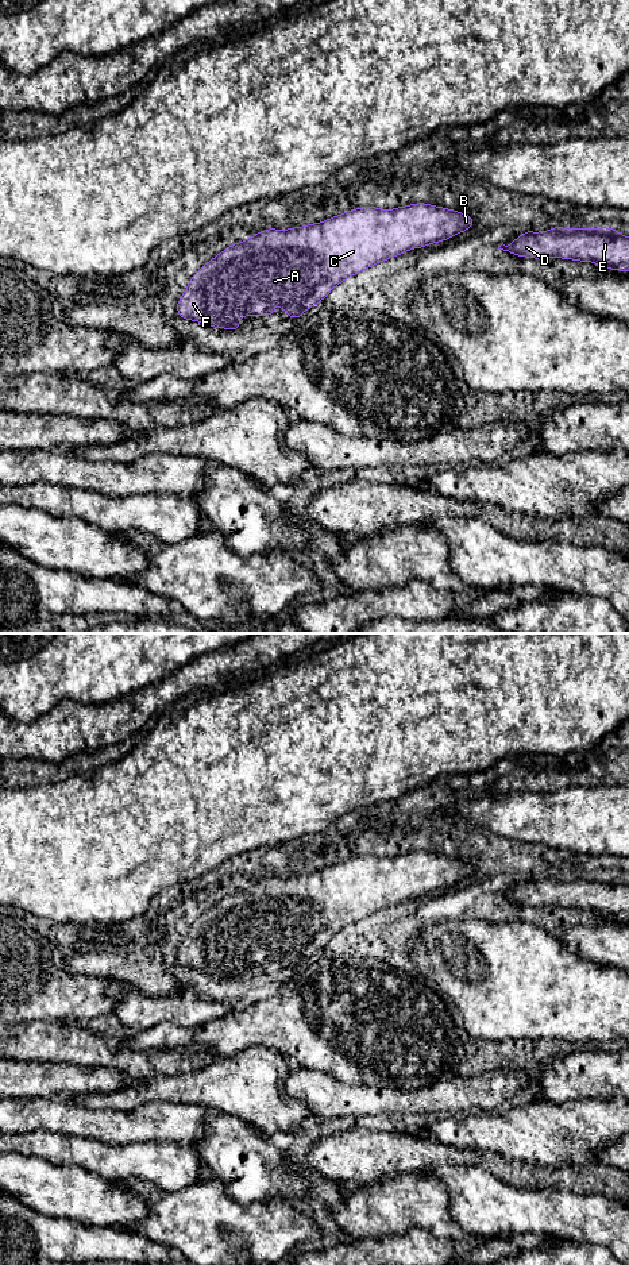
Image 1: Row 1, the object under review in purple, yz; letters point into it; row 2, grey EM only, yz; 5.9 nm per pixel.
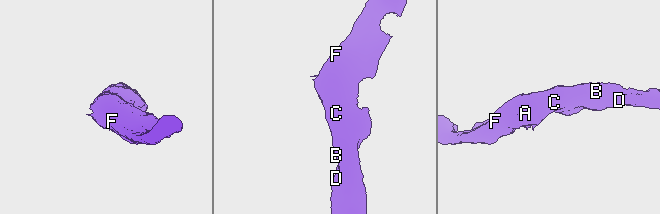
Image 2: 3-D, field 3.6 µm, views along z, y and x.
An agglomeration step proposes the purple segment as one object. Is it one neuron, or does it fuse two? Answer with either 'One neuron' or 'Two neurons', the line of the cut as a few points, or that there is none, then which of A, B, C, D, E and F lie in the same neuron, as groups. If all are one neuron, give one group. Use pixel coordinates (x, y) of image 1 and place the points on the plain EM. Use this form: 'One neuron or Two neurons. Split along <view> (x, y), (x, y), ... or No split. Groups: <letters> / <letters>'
One neuron. No split. Groups: A B C D E F

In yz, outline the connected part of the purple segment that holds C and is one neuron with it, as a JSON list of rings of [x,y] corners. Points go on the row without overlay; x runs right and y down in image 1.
[[[417,851],[394,857],[360,855],[316,872],[288,878],[267,876],[247,888],[228,894],[196,919],[178,948],[175,959],[188,969],[193,968],[213,976],[240,979],[242,964],[274,964],[275,957],[271,952],[277,950],[292,968],[296,968],[306,957],[316,954],[335,934],[351,923],[409,898],[444,890],[470,878],[474,871],[475,865],[459,859]]]

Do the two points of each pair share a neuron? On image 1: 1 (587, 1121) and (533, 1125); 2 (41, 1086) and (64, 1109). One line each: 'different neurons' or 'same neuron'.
1: same neuron
2: different neurons

